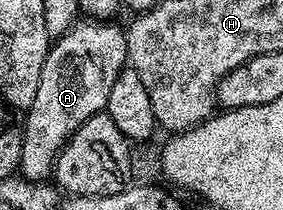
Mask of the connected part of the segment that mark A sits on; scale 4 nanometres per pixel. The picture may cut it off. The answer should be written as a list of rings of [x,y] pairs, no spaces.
[[[79,18],[64,35],[51,43],[50,52],[44,58],[44,70],[40,70],[40,86],[36,86],[36,98],[32,98],[32,106],[25,109],[26,124],[21,125],[20,174],[24,179],[45,181],[53,173],[58,151],[69,142],[71,134],[84,126],[88,118],[106,110],[108,94],[112,94],[112,82],[116,82],[128,64],[123,25],[110,23],[114,22],[106,18]]]

